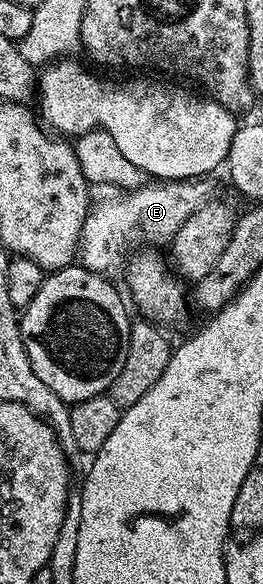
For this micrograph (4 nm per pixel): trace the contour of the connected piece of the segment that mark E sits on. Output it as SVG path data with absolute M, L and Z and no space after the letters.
M193 178L191 180L165 180L163 182L148 182L139 188L121 191L118 198L108 201L96 202L89 207L88 217L82 226L80 235L80 247L78 249L78 260L85 268L92 272L99 272L101 276L115 277L115 272L125 267L129 259L131 244L142 244L138 246L152 246L148 244L171 245L175 240L178 230L182 230L182 222L194 214L204 204L208 203L213 195L209 181L204 178Z

